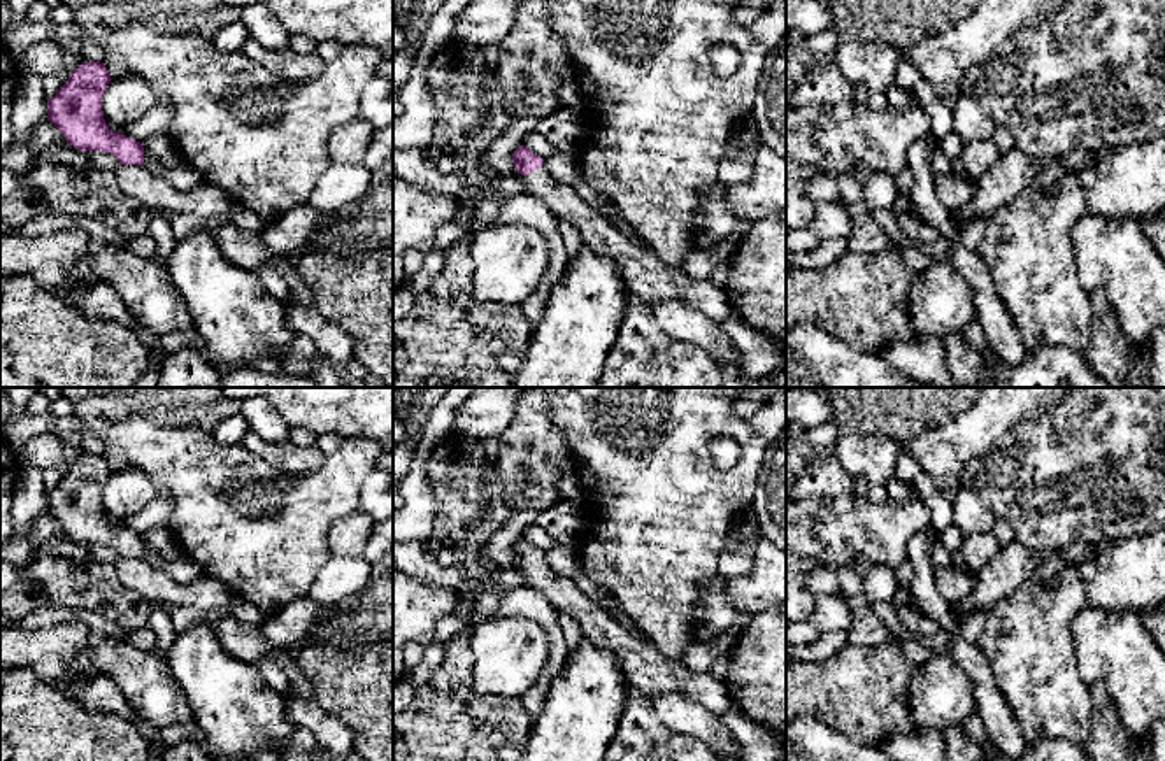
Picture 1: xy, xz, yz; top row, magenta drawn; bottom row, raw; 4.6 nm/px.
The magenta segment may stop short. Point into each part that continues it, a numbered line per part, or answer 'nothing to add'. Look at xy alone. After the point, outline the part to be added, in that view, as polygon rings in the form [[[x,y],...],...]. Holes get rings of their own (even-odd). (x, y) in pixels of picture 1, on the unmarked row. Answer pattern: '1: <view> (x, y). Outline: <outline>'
nothing to add

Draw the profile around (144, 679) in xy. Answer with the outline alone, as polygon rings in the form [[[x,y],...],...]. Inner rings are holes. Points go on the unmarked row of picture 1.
[[[96,631],[88,638],[88,651],[91,670],[109,675],[153,728],[161,731],[193,719],[188,698],[163,658]]]

